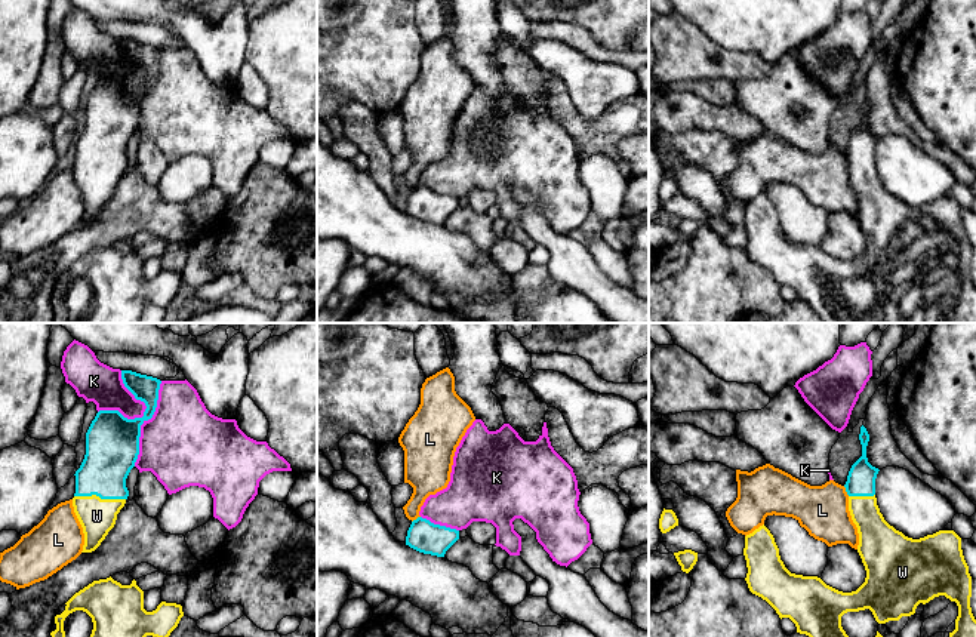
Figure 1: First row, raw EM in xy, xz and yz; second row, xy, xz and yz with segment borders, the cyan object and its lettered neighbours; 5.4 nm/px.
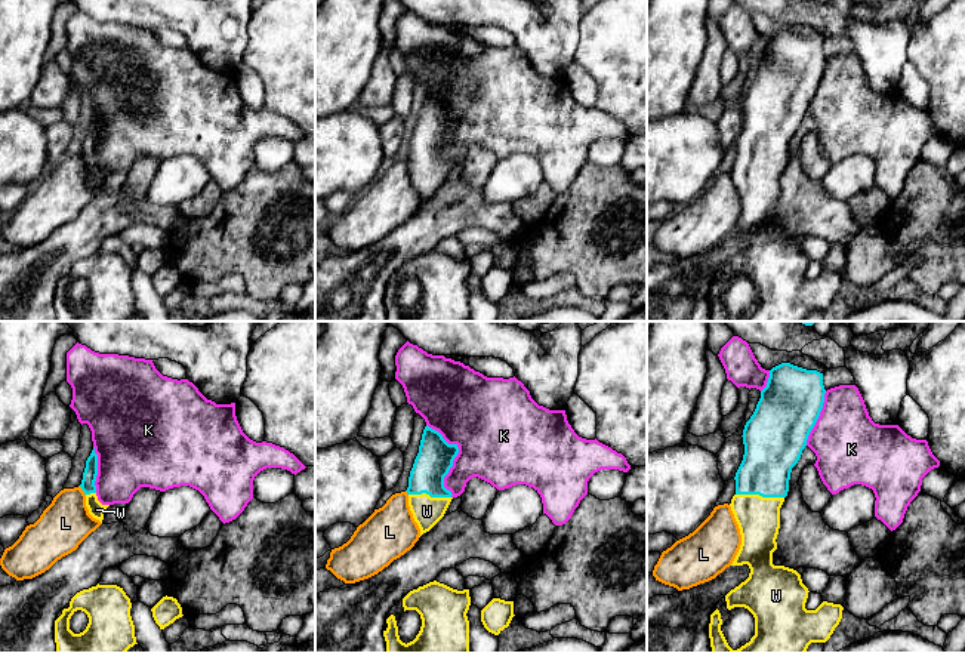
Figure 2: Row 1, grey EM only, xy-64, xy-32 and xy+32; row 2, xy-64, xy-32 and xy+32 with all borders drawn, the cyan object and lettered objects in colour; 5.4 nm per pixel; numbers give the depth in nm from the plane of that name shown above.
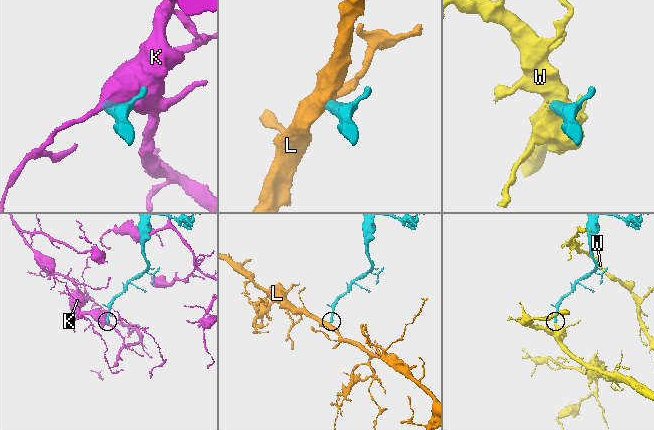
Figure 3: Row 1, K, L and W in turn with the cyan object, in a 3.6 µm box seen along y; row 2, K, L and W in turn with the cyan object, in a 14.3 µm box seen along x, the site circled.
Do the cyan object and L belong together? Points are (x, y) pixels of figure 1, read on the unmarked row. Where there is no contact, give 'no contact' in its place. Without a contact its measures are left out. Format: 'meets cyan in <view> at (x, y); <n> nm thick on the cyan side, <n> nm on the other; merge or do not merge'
meets cyan in yz at (846, 159); 160 nm thick on the cyan side, 280 nm on the other; do not merge

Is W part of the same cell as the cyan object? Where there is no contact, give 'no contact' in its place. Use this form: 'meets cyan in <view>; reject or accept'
meets cyan in xy; accept

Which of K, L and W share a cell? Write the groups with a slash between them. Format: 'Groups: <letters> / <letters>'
Groups: K / L / W

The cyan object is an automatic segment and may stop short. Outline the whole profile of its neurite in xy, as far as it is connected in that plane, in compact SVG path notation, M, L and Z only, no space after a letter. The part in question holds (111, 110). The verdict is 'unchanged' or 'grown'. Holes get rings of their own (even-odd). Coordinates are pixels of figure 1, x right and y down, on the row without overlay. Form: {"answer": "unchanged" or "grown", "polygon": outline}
{"answer": "grown", "polygon": "M121 39L124 55L145 71L142 86L127 87L118 79L99 79L86 101L86 123L76 139L74 181L83 196L81 221L95 219L114 196L129 164L126 147L139 123L141 93L151 87L161 49Z"}

